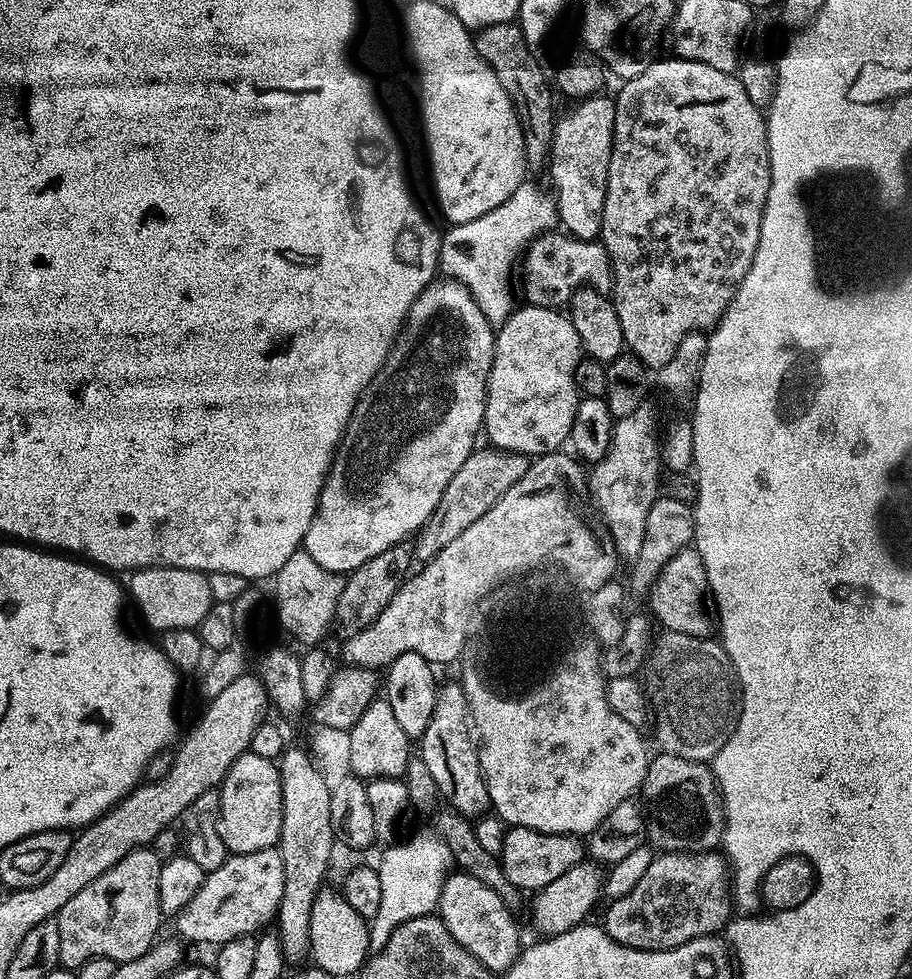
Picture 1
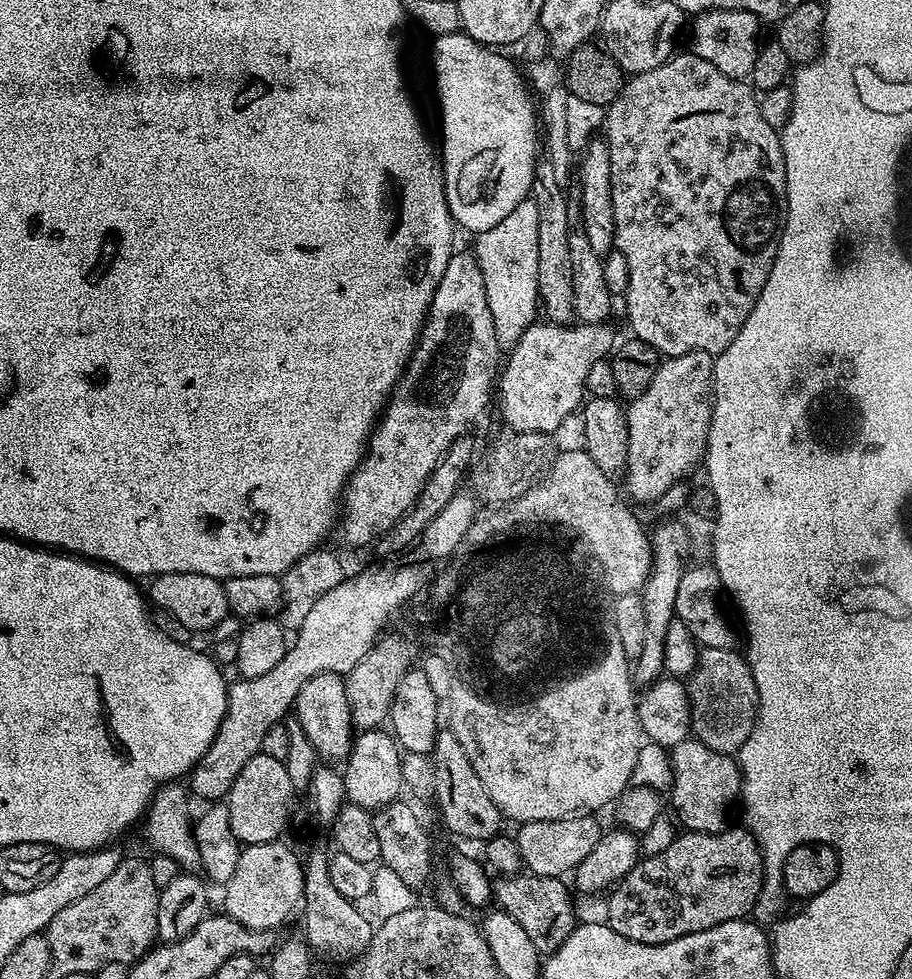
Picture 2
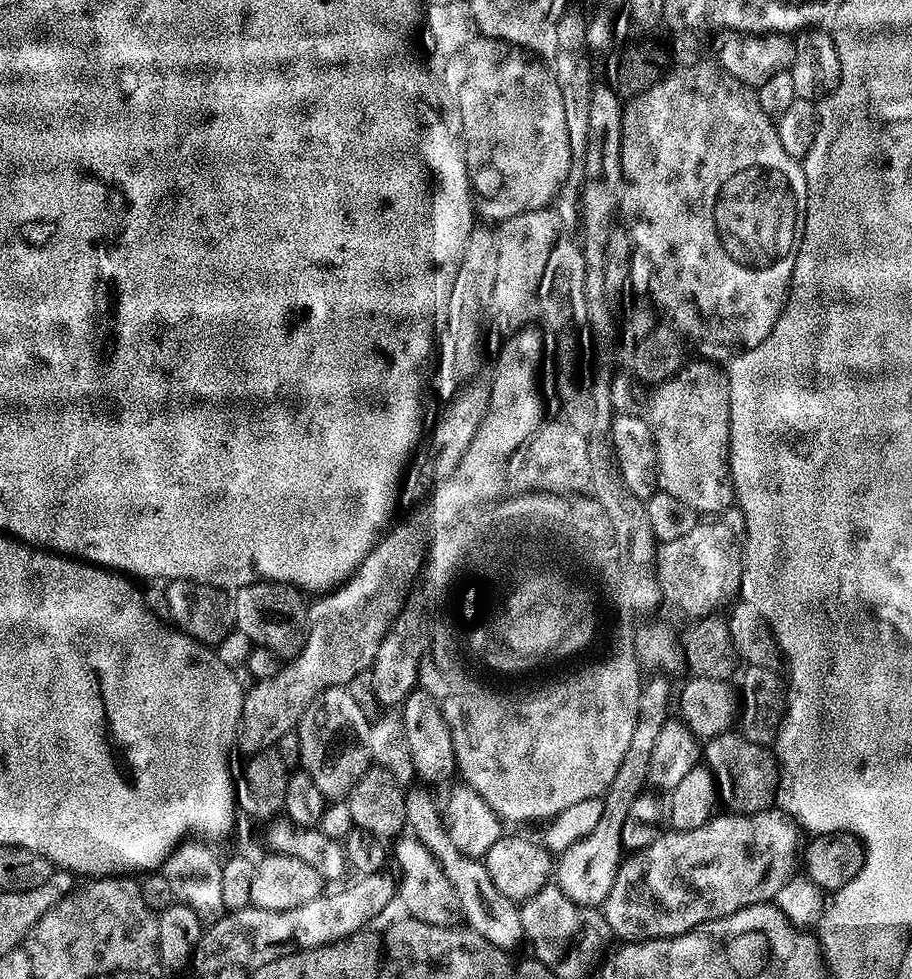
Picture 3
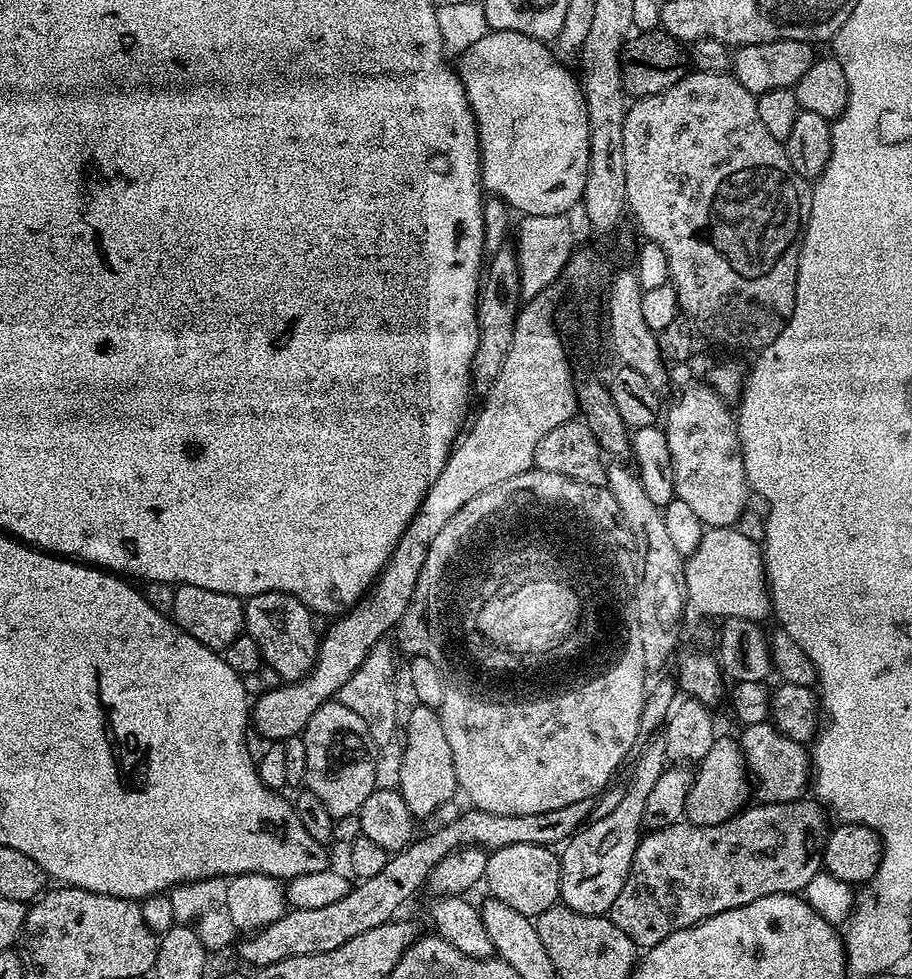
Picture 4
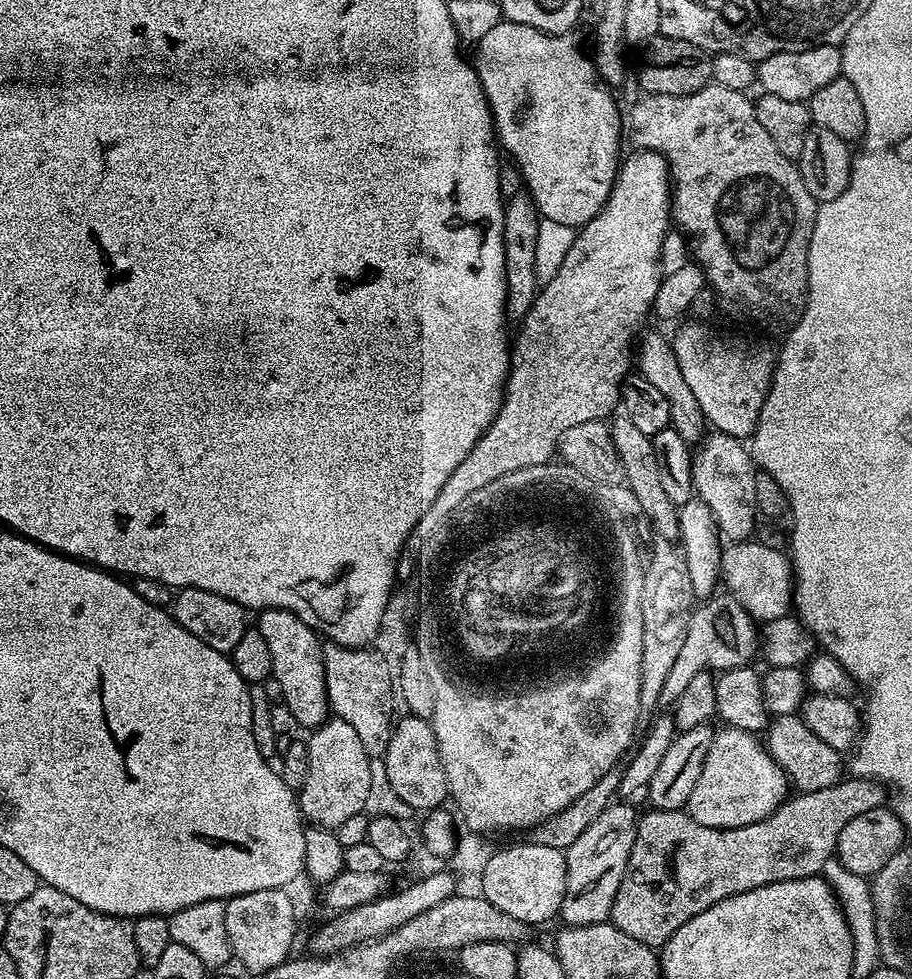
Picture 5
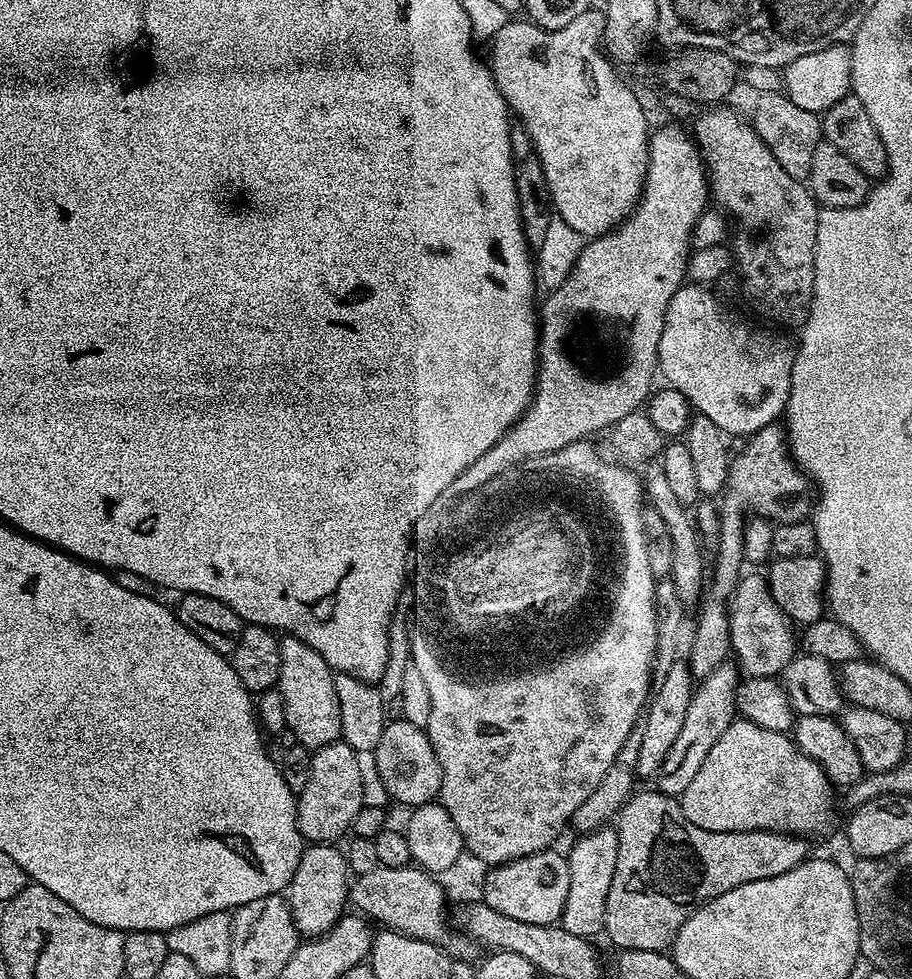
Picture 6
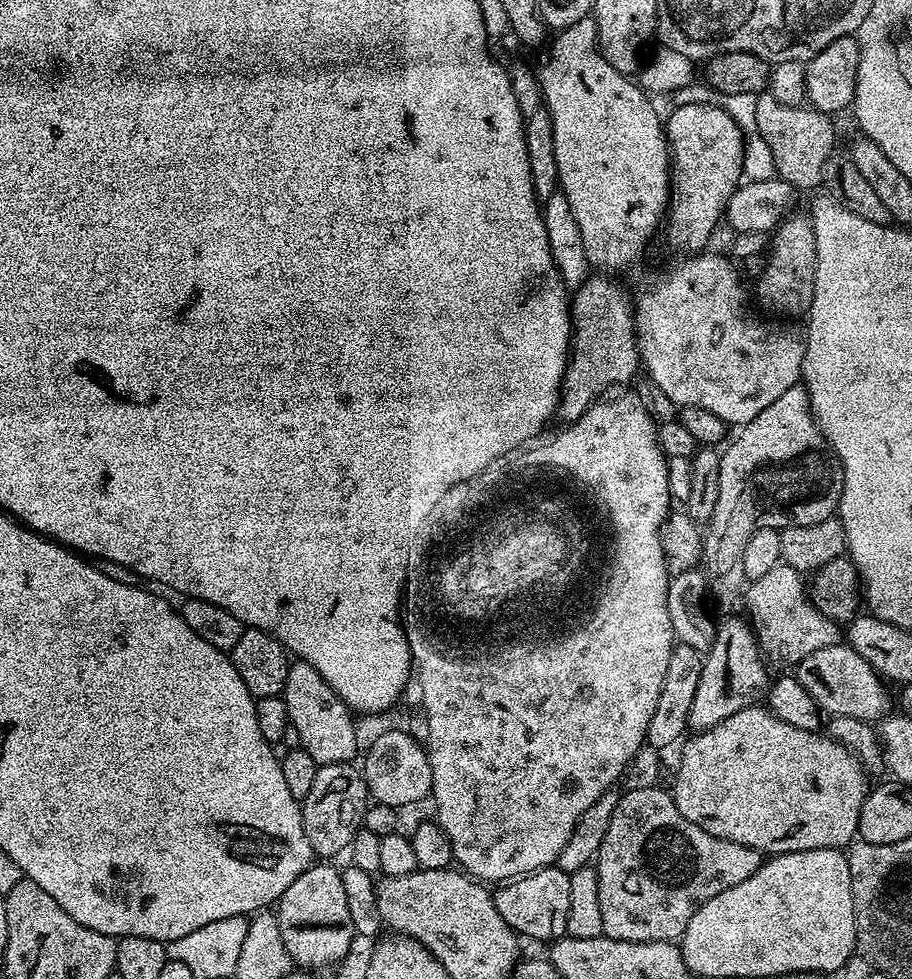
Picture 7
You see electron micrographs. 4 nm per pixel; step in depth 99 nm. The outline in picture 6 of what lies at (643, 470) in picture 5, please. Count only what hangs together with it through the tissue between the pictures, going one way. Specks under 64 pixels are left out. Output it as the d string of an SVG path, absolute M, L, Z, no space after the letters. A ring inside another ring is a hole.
M648 462L643 465L642 489L646 497L646 504L654 513L655 519L660 519L659 527L666 533L668 540L672 543L672 584L678 590L678 598L686 606L696 606L701 603L702 593L706 588L706 564L704 568L704 558L700 554L700 536L693 517L689 509L682 502L678 502L678 497L672 492L666 479L666 470L662 470L659 462Z

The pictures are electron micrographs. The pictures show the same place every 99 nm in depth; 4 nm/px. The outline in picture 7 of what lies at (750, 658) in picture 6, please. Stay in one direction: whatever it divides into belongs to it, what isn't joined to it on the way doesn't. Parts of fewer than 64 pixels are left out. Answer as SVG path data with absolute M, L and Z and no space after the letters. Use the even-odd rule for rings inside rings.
M785 562L751 581L745 591L744 602L748 604L747 615L761 652L771 663L779 661L795 666L815 650L822 650L823 647L834 646L843 641L841 625L822 614L812 604L805 575Z

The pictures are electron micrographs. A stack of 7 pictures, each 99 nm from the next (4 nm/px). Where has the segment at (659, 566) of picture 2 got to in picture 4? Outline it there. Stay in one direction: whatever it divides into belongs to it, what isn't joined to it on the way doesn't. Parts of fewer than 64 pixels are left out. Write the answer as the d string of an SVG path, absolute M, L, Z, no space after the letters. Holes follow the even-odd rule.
M653 735L635 757L618 805L605 817L589 821L565 843L560 854L560 895L568 908L591 916L605 915L611 911L632 868L633 854L636 853L643 829L646 800L654 790L654 783L667 768L668 761L664 736Z

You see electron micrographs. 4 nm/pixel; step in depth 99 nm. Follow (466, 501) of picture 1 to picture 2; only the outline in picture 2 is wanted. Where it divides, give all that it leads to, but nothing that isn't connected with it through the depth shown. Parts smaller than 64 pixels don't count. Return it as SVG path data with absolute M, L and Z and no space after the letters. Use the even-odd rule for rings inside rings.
M512 432L500 440L484 457L477 459L470 469L471 491L488 504L507 506L518 499L526 490L534 487L541 476L548 471L553 459L552 444L543 432Z

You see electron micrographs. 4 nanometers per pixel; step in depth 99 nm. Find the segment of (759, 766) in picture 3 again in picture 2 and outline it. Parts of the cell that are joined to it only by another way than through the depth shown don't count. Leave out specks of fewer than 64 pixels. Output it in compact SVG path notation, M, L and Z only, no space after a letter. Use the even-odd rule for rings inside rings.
M689 738L673 744L672 787L670 789L670 808L676 811L675 819L681 829L689 832L718 834L729 827L728 807L737 803L740 796L740 765L729 753L710 750L700 740Z

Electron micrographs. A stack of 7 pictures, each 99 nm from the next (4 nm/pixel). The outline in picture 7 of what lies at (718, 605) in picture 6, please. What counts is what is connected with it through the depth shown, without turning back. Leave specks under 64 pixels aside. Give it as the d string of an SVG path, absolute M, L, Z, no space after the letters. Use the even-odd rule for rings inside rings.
M797 386L786 390L778 402L766 406L758 418L746 422L737 432L740 433L732 441L727 441L728 449L723 449L720 457L722 475L718 481L718 503L703 533L702 568L708 577L711 599L720 604L732 604L745 595L746 577L742 554L746 554L746 546L759 528L781 530L786 527L810 526L811 523L835 517L844 490L844 467L824 437L824 431L816 423L807 387Z

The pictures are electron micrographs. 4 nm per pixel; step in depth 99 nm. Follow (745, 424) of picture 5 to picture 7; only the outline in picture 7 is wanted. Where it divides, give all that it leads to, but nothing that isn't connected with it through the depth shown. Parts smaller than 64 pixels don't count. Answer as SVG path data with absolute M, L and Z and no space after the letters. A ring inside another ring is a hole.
M710 251L689 255L692 256L689 260L674 265L661 280L654 281L640 297L635 297L640 358L643 371L648 371L649 378L676 406L710 410L710 414L718 414L725 425L743 426L758 418L766 406L778 402L786 390L801 383L806 340L801 333L799 336L791 332L784 325L787 323L761 315L750 299L749 289L748 292L744 289L744 280L735 268L737 265L727 255L719 256Z

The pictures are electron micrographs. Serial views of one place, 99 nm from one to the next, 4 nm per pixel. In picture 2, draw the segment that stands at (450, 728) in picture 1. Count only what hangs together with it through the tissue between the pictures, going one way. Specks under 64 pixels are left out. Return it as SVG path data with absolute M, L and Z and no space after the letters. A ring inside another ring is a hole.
M451 730L436 733L436 745L430 753L432 759L432 788L436 791L436 804L440 807L440 816L444 824L456 836L464 840L480 840L487 842L492 836L501 835L500 807L486 794L486 786L482 786L482 778L474 774L474 766L470 766L470 758L466 758L466 750L454 738Z

